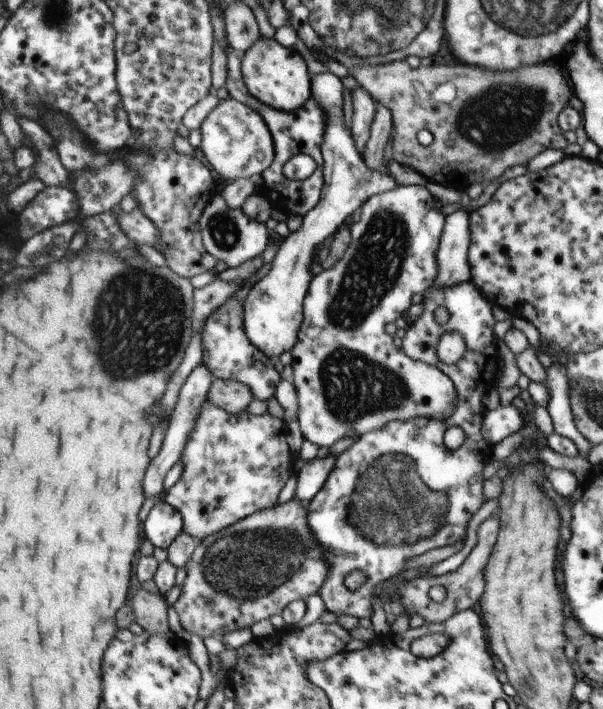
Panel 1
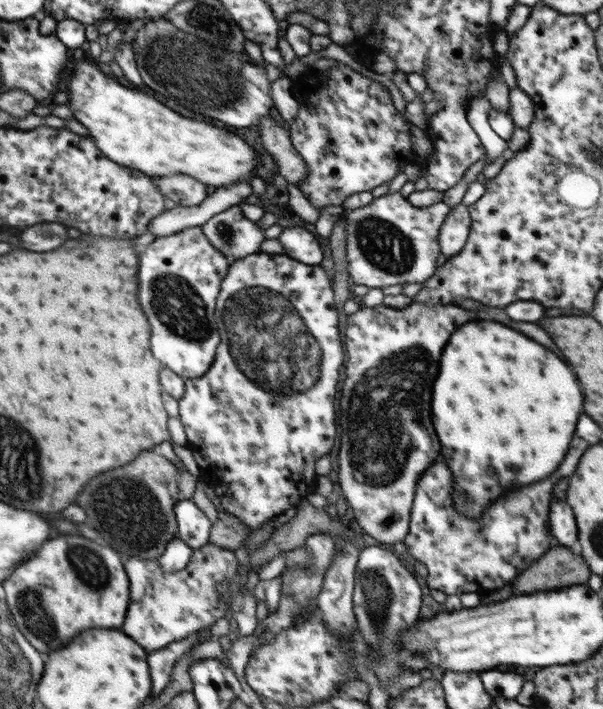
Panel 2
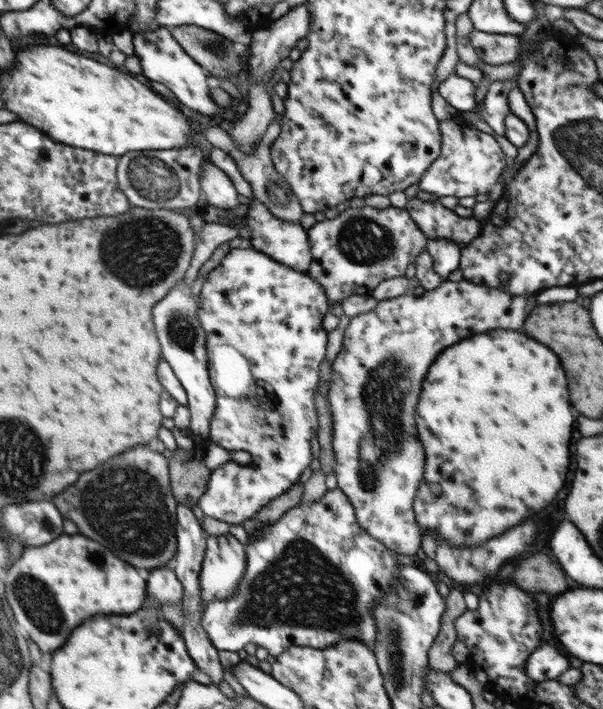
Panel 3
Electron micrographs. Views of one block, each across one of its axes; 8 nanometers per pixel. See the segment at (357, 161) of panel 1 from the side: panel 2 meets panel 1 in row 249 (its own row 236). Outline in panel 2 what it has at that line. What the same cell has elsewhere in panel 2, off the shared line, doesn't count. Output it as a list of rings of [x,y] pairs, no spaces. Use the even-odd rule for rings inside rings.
[[[293,225],[284,228],[277,239],[284,247],[284,254],[302,264],[314,266],[324,260],[324,252],[317,237],[317,233]]]

